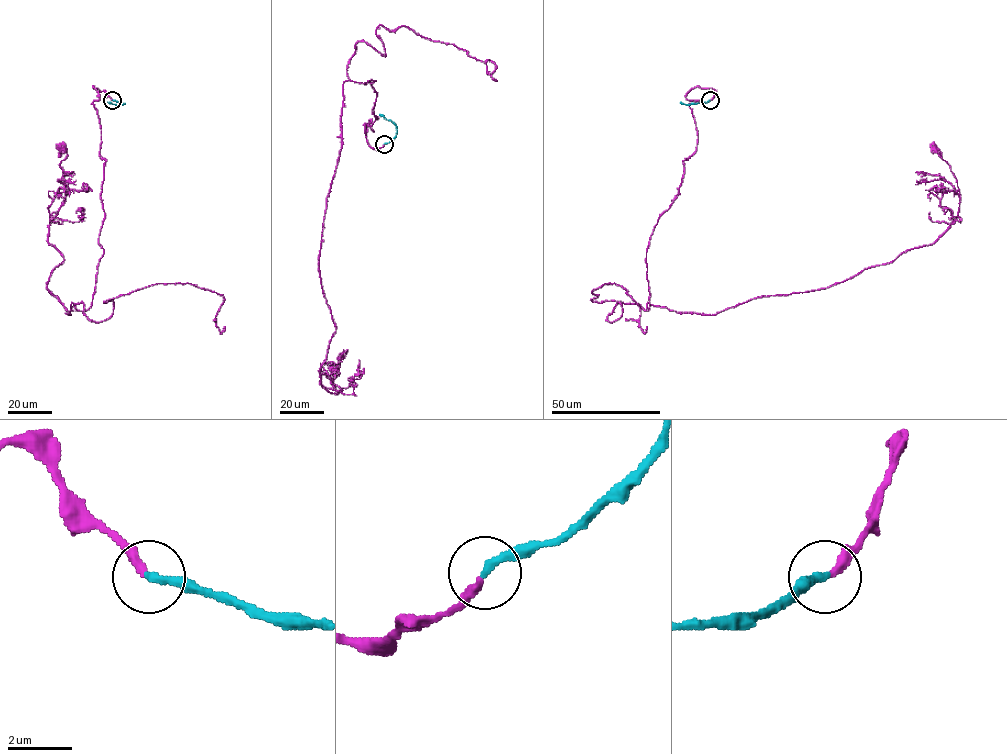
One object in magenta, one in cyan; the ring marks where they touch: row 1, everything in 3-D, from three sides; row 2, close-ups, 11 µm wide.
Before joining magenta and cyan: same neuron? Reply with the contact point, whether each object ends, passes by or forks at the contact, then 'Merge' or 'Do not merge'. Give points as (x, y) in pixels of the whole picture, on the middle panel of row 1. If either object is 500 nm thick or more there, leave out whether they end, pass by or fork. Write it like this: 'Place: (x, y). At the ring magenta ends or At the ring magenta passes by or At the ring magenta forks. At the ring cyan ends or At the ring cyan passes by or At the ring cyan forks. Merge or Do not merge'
Place: (384, 144). At the ring magenta ends. At the ring cyan ends. Merge

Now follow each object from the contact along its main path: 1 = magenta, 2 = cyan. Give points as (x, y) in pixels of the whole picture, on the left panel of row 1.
1: (111, 100), (94, 87), (104, 252), (92, 305), (69, 315), (47, 288), (63, 261), (48, 241), (61, 148)
2: (112, 100), (125, 103), (120, 105), (107, 102)

